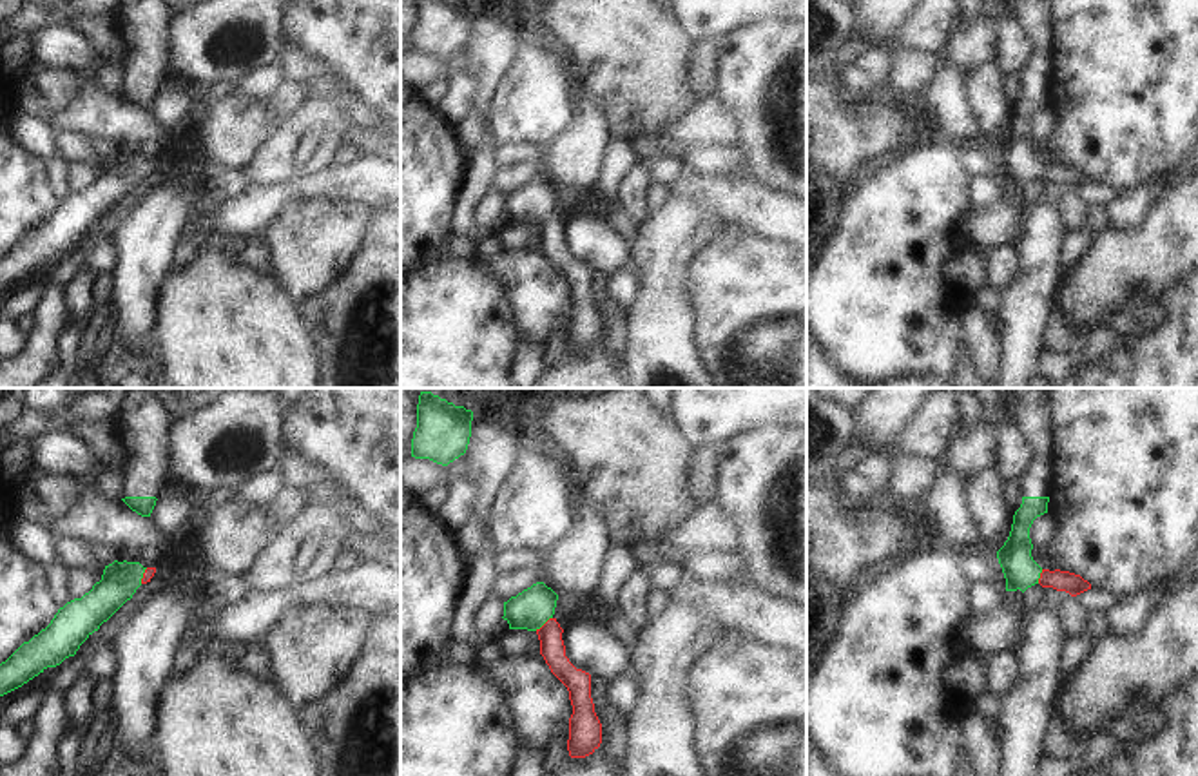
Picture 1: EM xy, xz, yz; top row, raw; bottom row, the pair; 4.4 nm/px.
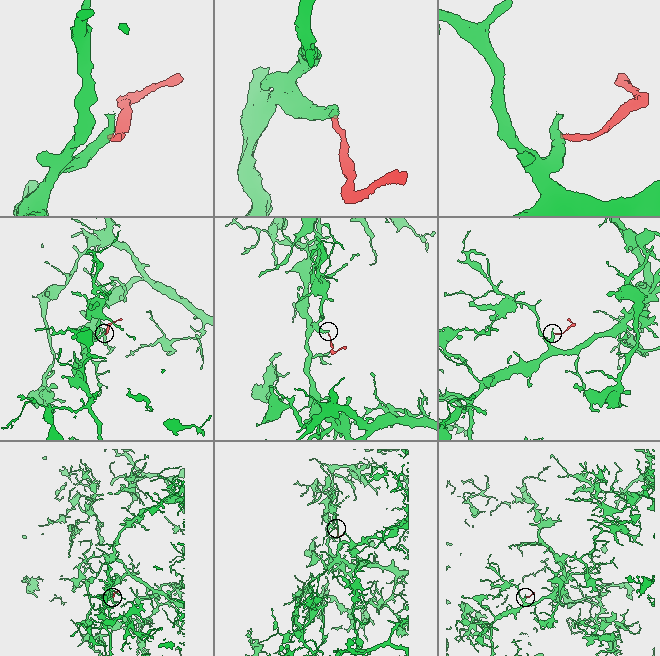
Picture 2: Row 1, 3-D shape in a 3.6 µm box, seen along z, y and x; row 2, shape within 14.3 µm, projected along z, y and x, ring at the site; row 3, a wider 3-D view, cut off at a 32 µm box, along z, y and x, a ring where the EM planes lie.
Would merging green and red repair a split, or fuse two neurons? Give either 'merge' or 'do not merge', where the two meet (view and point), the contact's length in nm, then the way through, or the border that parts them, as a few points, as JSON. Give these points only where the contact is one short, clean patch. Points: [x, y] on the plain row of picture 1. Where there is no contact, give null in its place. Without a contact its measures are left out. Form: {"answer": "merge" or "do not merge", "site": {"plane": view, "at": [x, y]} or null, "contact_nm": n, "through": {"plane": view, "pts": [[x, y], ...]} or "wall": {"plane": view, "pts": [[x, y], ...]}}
{"answer": "merge", "site": {"plane": "xz", "at": [542, 218]}, "contact_nm": 100, "through": {"plane": "xz", "pts": [[530, 203], [542, 218], [550, 225], [551, 240]]}}

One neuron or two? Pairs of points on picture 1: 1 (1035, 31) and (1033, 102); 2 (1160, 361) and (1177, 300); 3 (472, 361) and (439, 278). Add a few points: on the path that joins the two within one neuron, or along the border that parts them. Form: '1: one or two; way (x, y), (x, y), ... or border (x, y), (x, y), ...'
1: one; way (1039, 49), (1035, 84)
2: one; way (1175, 347), (1177, 314)
3: one; way (452, 341), (443, 332), (439, 298)

